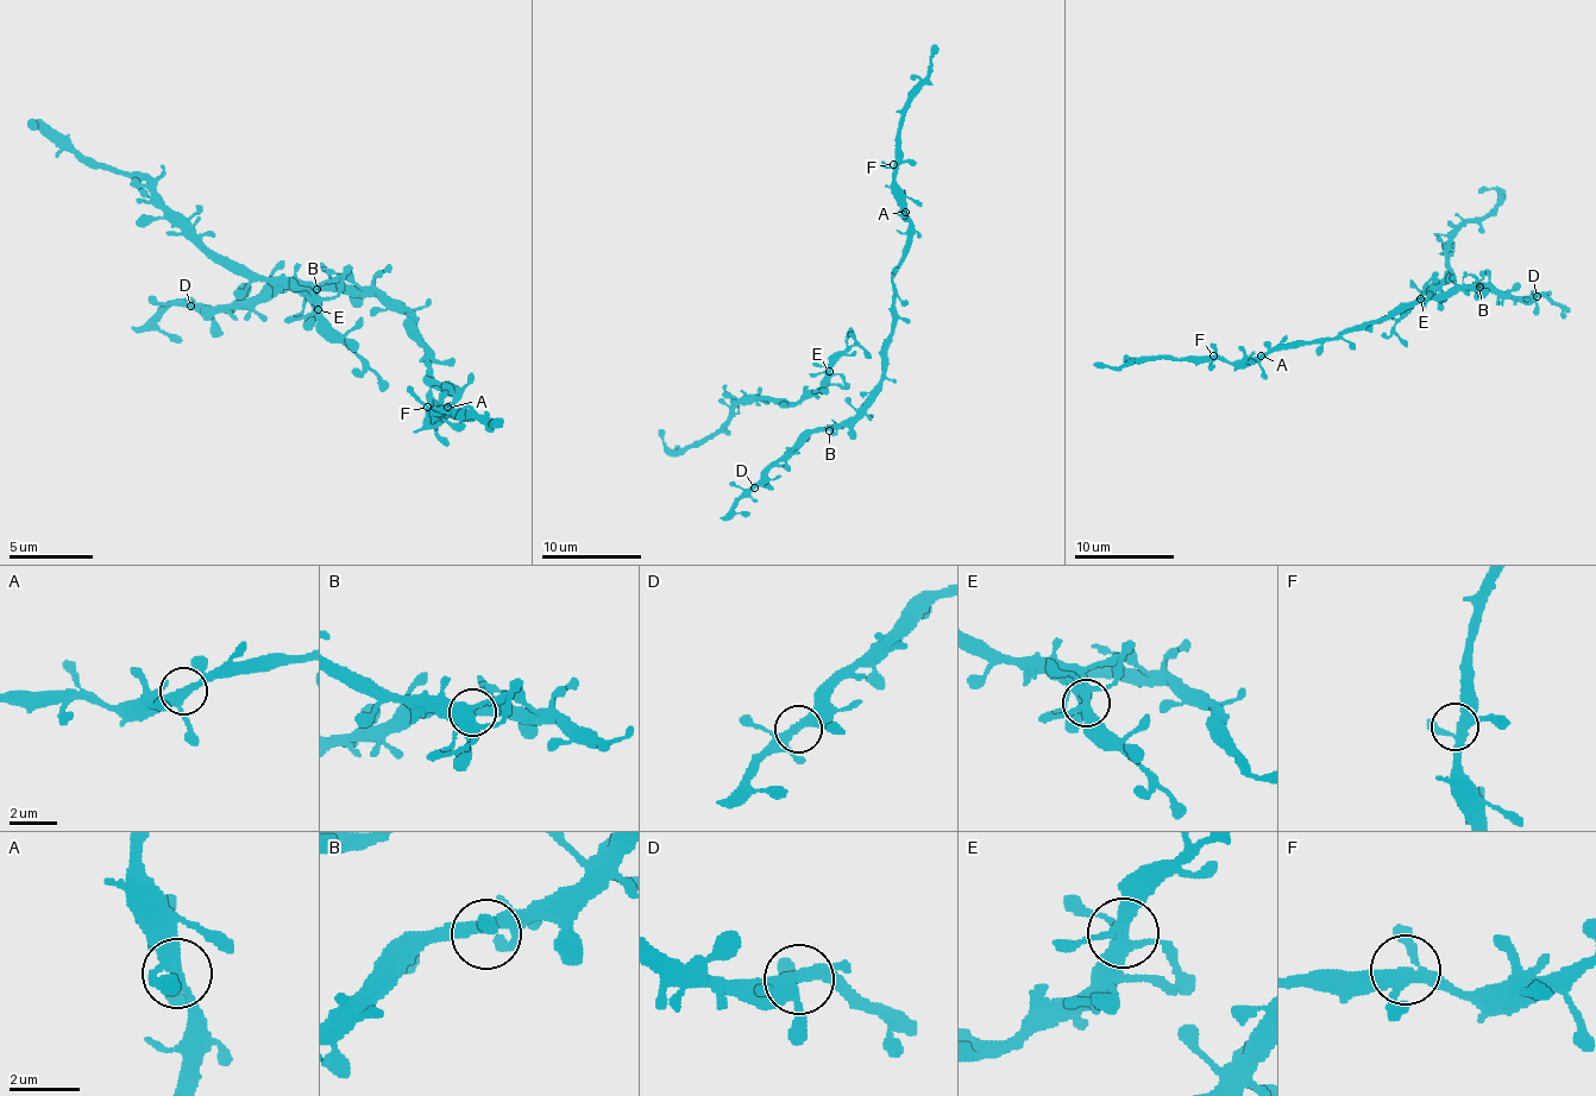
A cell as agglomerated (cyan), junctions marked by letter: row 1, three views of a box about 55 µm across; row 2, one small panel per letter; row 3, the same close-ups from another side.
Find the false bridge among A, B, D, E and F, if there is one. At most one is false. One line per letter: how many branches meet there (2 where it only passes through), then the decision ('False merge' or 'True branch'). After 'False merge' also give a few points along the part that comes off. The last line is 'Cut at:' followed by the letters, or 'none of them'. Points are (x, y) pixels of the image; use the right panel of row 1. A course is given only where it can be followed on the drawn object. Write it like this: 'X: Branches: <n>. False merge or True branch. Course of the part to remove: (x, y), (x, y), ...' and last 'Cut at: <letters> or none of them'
A: Branches: 3. True branch
B: Branches: 4. True branch
D: Branches: 4. True branch
E: Branches: 5. True branch
F: Branches: 4. True branch
Cut at: none of them

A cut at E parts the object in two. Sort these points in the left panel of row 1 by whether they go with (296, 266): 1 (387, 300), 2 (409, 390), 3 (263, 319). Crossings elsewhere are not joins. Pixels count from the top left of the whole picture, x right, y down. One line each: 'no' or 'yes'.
1: yes
2: yes
3: yes

